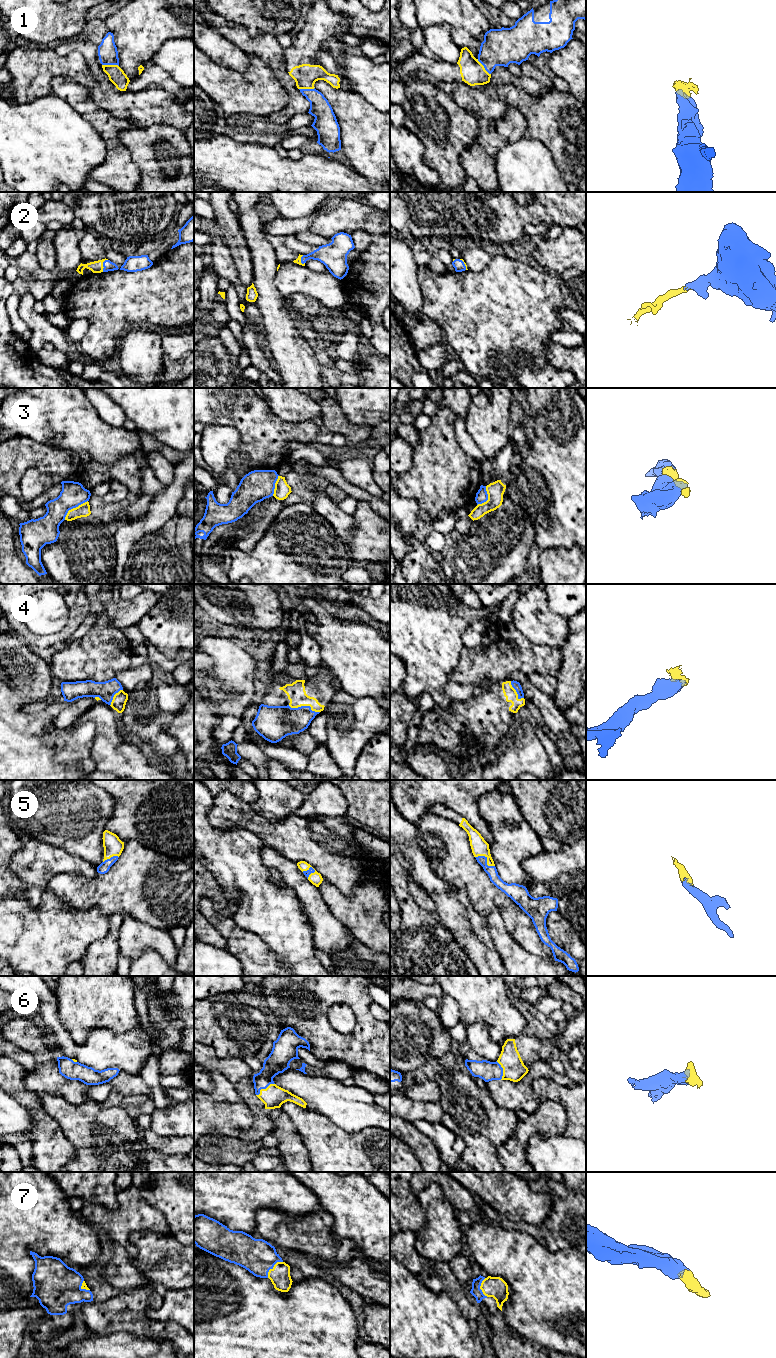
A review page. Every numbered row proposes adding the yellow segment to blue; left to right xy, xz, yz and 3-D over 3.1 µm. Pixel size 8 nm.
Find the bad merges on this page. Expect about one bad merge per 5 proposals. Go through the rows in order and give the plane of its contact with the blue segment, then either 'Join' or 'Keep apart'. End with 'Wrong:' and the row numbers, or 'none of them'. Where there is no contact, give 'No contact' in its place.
1: Touches blue in xy. Join
2: Touches blue in xy. Join
3: Touches blue in xy. Keep apart
4: Touches blue in xz. Join
5: Touches blue in yz. Join
6: Touches blue in xz. Join
7: Touches blue in xz. Join
Wrong: 3

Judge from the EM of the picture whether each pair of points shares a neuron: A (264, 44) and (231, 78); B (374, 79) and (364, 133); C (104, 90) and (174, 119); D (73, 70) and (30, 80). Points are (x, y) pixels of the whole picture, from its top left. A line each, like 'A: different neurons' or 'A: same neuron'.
A: different neurons
B: different neurons
C: same neuron
D: same neuron

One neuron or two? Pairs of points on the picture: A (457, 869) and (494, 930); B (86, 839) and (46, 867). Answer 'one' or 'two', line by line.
A: two
B: two

